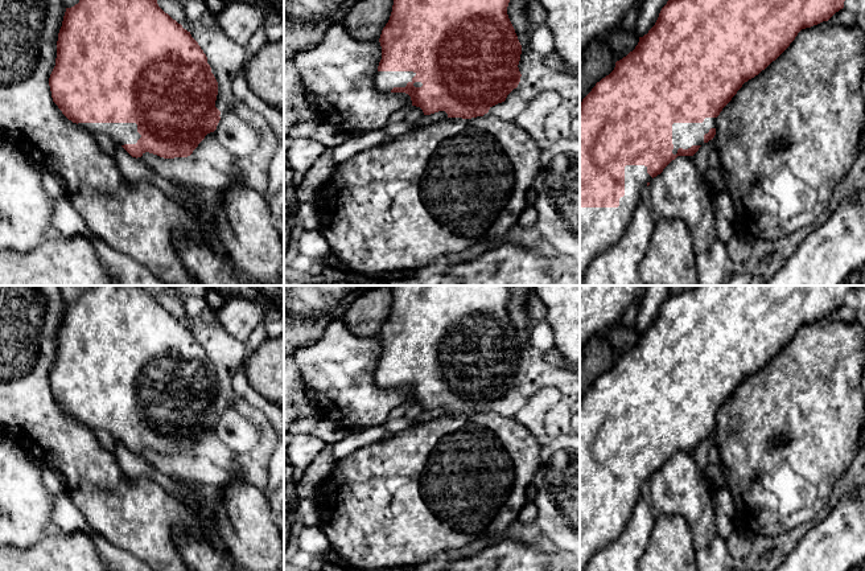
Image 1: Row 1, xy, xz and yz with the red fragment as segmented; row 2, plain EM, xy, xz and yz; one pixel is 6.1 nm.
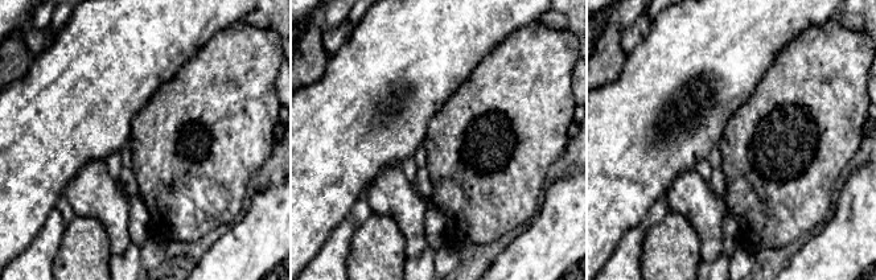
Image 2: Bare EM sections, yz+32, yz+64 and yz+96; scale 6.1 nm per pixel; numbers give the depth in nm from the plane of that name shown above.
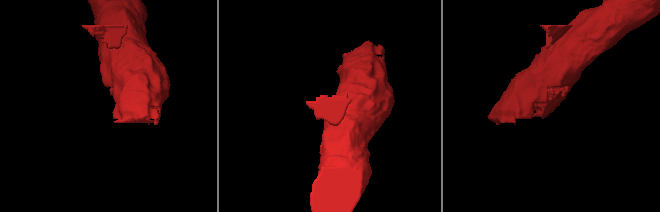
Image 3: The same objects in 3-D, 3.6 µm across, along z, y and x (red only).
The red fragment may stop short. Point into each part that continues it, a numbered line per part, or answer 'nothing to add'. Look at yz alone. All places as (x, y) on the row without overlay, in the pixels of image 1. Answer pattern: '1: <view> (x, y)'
1: yz (600, 524)

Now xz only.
1: xz (384, 377)

